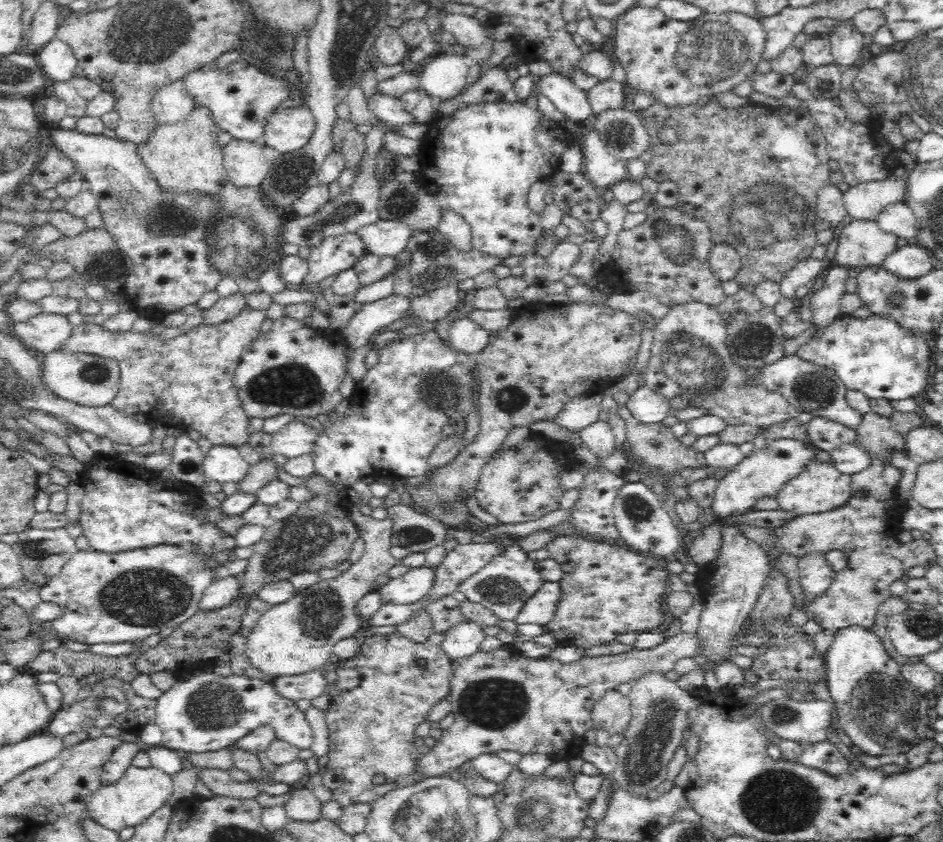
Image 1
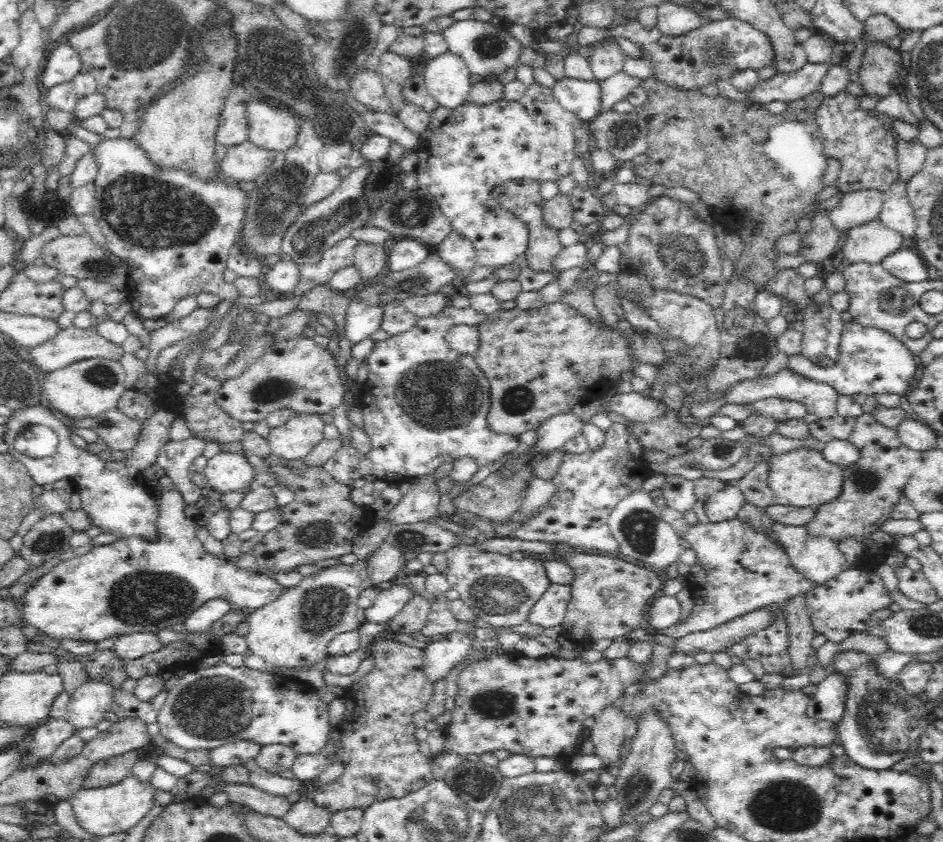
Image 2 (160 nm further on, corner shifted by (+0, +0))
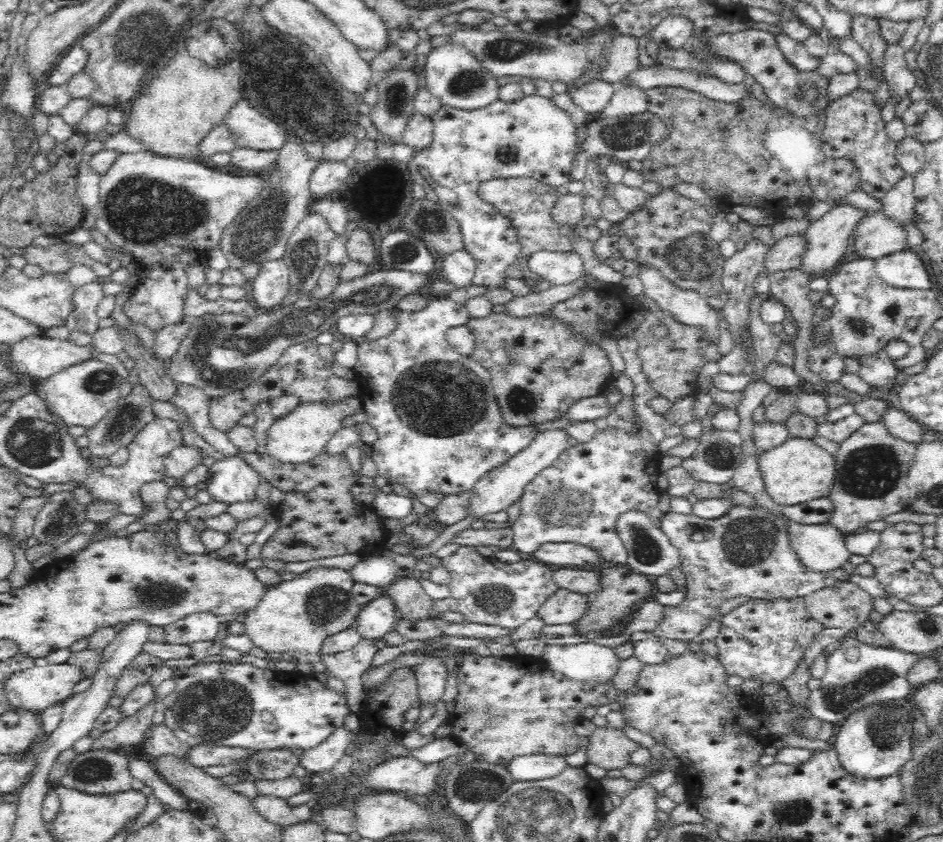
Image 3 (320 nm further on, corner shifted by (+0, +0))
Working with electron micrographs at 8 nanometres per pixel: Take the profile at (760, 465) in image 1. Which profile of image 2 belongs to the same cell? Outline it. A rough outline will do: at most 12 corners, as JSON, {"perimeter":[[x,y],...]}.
{"perimeter":[[728,483],[703,502],[709,522],[738,516],[746,500]]}

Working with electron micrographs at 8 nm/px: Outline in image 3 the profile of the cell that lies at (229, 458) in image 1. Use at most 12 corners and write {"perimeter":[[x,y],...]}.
{"perimeter":[[234,455],[217,460],[205,481],[212,500],[251,503],[259,474]]}

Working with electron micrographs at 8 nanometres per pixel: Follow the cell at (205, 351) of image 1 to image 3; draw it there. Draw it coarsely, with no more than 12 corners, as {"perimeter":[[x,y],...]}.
{"perimeter":[[30,336],[10,345],[11,370],[45,380],[88,360],[94,345]]}

